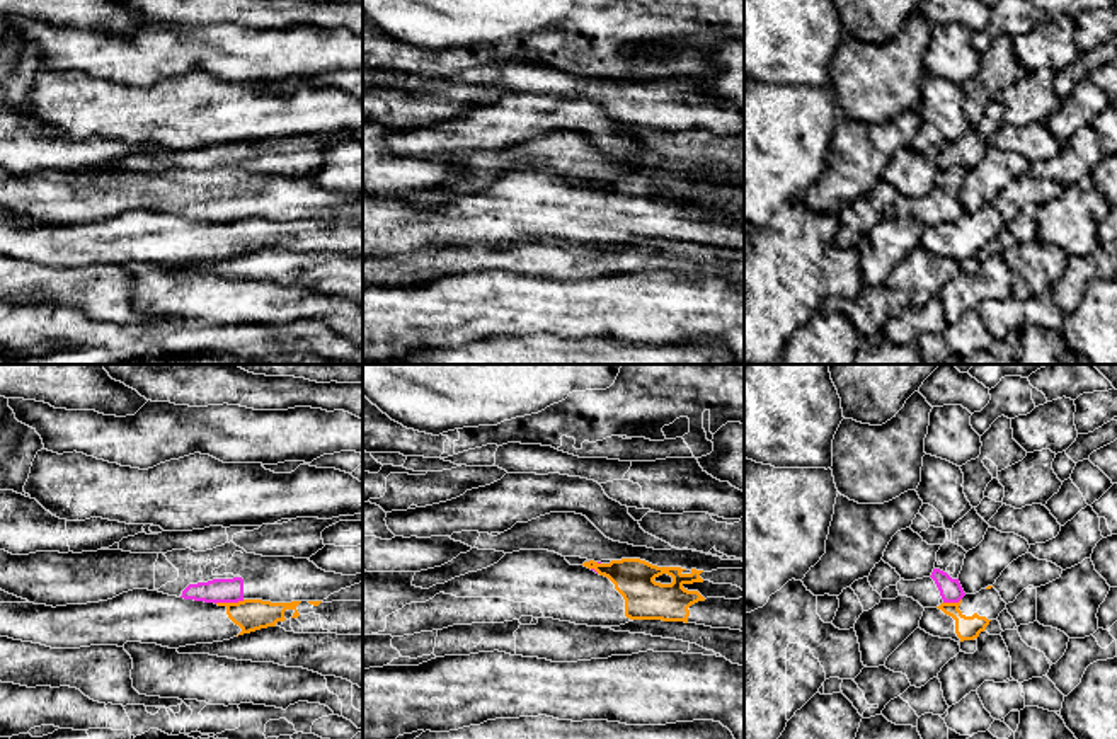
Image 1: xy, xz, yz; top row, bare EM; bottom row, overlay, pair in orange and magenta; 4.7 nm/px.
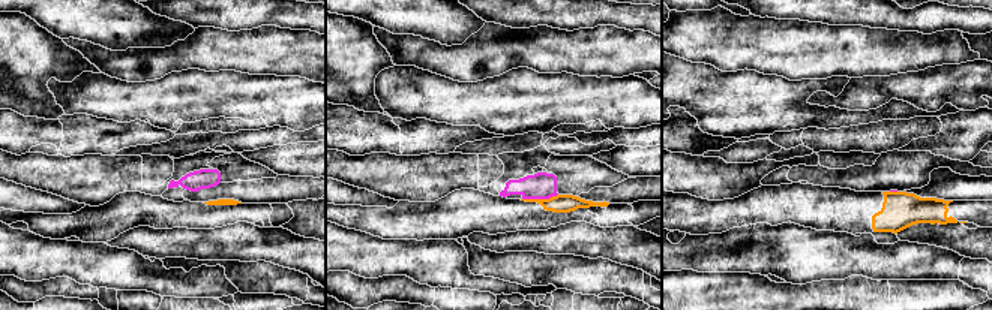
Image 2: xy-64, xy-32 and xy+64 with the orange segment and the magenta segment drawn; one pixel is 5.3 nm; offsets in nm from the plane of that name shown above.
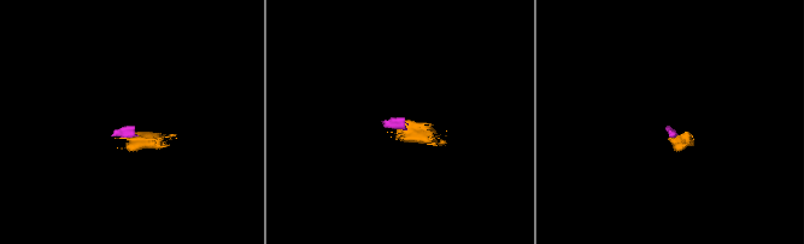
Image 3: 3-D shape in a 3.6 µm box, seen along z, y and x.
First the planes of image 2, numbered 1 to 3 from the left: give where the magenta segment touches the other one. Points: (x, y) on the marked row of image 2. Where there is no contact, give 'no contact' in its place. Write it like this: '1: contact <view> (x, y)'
1: no contact
2: contact xy-32 (539, 199)
3: contact xy+64 (893, 192)

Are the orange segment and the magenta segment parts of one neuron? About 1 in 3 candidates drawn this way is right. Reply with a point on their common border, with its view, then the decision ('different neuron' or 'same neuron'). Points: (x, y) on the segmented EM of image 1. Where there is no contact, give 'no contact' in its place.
xy (229, 603) | different neuron

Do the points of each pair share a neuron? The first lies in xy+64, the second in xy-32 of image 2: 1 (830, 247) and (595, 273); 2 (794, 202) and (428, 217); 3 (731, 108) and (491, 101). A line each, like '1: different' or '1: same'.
1: same
2: same
3: same

